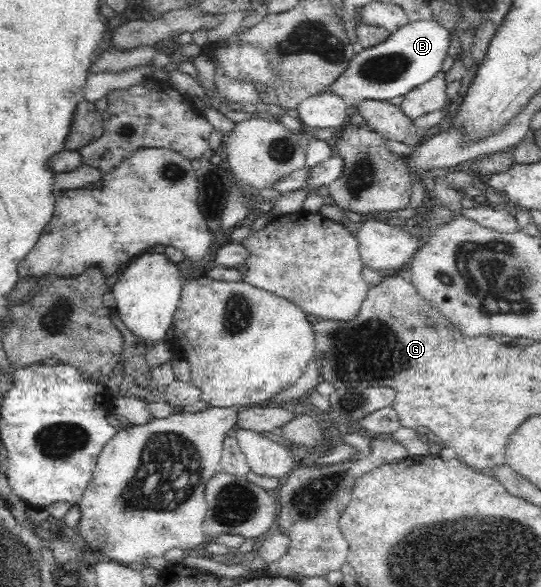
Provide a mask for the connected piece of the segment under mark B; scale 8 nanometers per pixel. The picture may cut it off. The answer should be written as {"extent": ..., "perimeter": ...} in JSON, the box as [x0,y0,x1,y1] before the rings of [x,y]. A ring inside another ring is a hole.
{"extent":[323,21,450,101],"perimeter":[[[430,21],[410,22],[371,48],[359,48],[344,72],[323,93],[335,93],[346,101],[389,101],[407,94],[439,72],[450,43],[449,31]]]}

